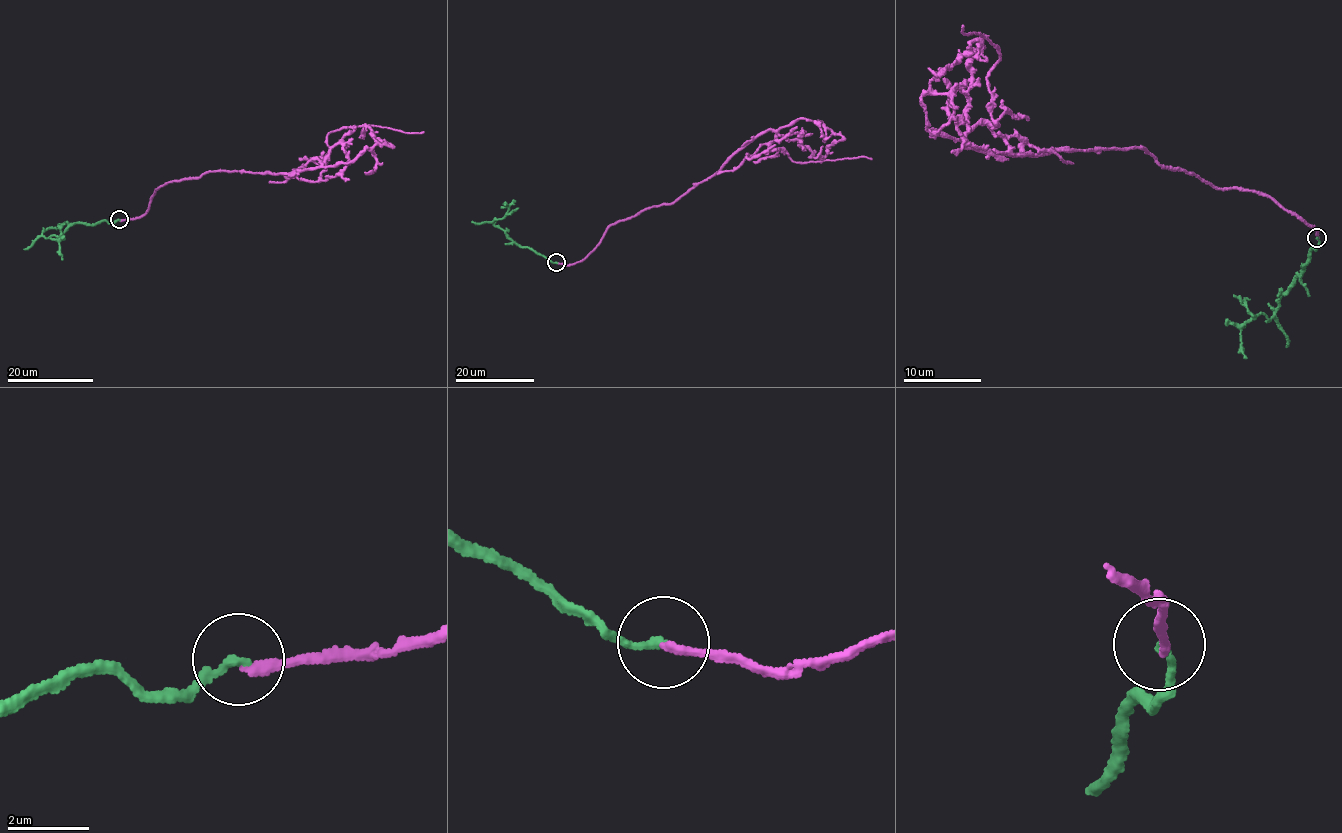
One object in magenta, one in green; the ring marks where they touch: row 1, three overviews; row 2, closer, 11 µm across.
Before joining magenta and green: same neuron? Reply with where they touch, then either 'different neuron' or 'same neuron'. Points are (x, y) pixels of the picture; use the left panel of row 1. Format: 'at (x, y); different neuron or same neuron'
at (119, 219); different neuron

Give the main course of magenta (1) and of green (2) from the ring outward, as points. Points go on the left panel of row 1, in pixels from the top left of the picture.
1: (119, 220), (143, 216), (155, 189), (170, 182), (317, 167), (328, 134), (343, 127), (423, 131)
2: (118, 220), (111, 223), (64, 223), (43, 232), (46, 238), (54, 235), (59, 240), (61, 259)

